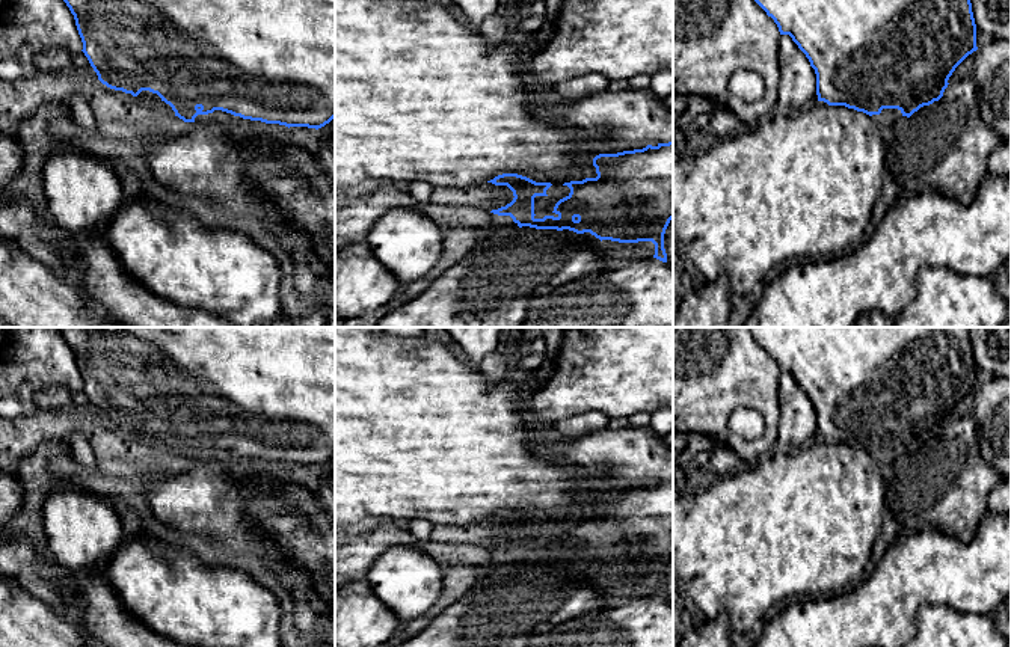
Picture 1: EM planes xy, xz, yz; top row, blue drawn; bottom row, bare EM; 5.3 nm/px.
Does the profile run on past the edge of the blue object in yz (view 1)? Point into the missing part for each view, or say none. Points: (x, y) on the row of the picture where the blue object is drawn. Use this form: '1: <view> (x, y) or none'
1: none

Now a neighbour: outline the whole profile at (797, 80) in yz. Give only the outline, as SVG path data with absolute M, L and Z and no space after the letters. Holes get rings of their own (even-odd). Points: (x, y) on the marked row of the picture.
M780 35L777 57L779 89L776 92L776 112L795 115L818 101L816 74L806 54L789 35Z

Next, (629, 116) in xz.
M650 89L605 90L578 100L561 100L549 94L539 109L588 140L619 143L673 140L673 110Z

